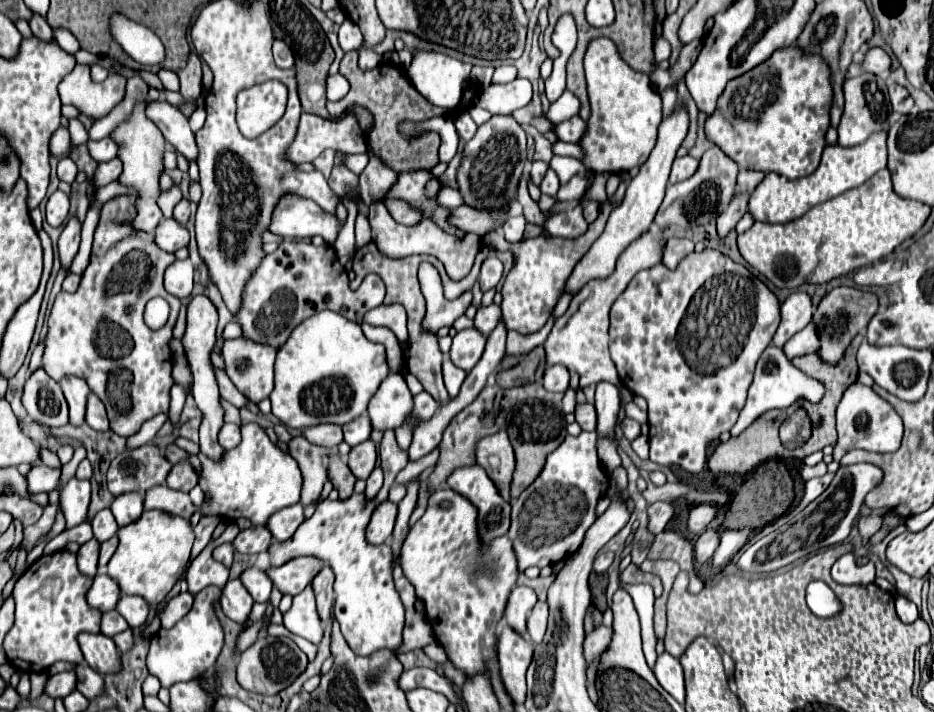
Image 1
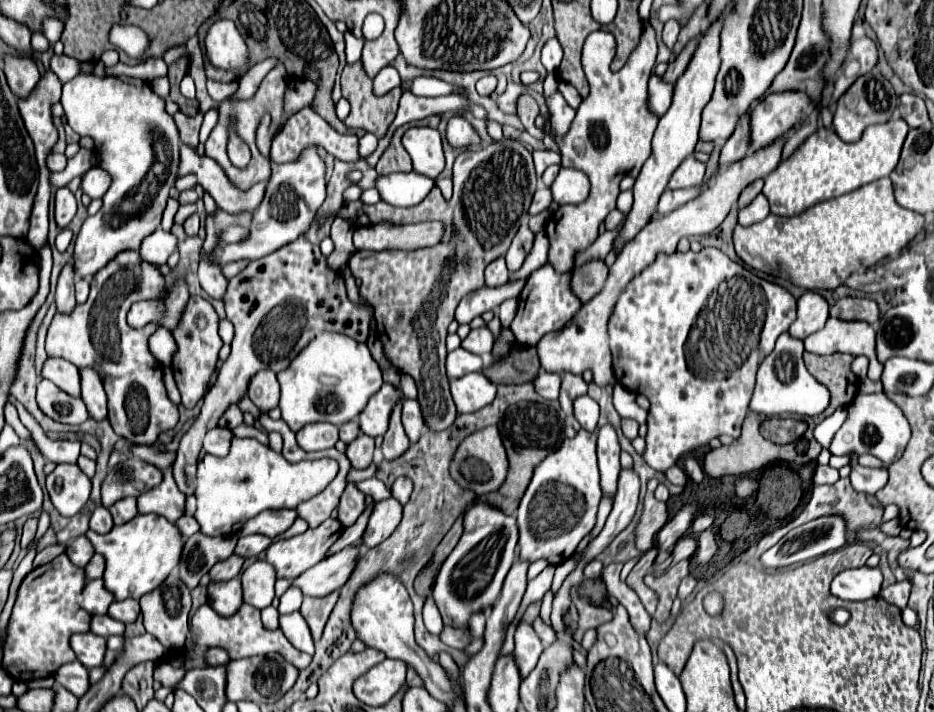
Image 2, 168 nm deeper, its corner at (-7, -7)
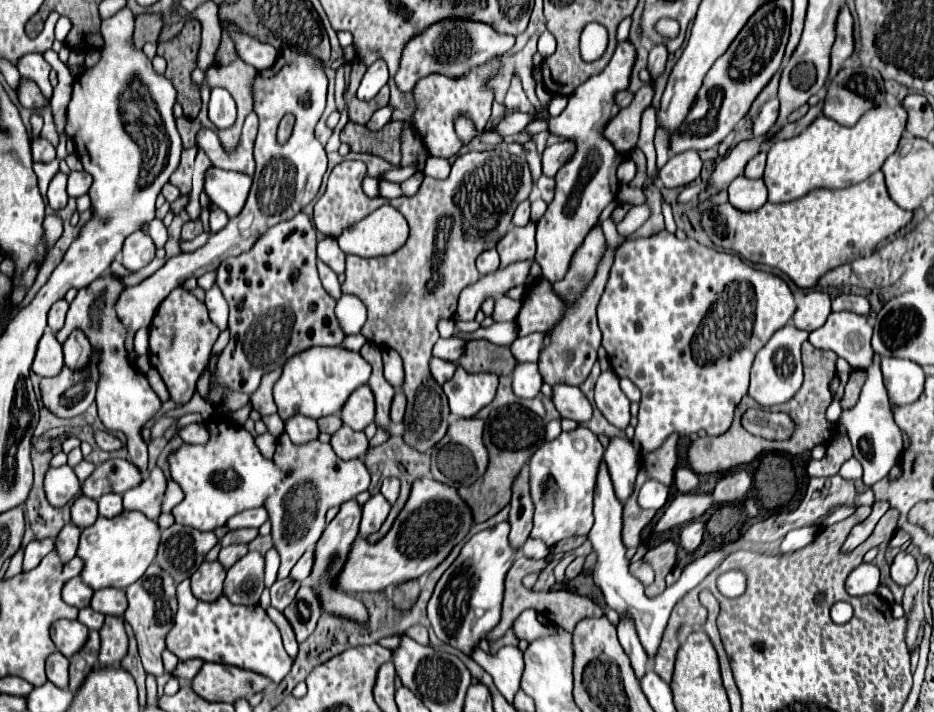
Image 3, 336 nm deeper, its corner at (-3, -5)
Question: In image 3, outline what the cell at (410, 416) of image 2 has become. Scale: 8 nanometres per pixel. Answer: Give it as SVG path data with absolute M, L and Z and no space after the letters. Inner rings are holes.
M395 391L395 397L391 401L391 419L393 423L401 423L403 421L403 411L405 411L405 399L403 399L403 393L401 391Z

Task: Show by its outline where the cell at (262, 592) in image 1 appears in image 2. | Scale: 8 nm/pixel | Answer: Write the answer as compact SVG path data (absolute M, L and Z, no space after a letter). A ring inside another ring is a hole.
M255 561L249 565L241 575L241 583L243 601L257 609L269 607L275 599L275 569L271 569L267 561Z

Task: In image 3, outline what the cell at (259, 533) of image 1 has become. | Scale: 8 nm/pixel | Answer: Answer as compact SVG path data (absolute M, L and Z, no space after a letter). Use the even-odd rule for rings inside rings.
M235 529L235 531L227 531L227 535L221 539L221 545L227 547L231 543L251 543L257 535L259 535L257 529Z

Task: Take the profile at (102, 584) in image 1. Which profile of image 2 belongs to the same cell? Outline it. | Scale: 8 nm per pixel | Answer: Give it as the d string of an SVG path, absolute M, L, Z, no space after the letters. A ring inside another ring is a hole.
M95 579L89 581L83 589L83 599L81 605L85 611L89 611L91 615L107 615L109 605L115 601L115 595L105 587L103 579Z

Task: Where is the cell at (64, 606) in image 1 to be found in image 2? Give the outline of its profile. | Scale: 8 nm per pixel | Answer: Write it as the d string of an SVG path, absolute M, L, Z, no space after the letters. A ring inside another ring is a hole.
M63 553L51 563L33 569L21 583L13 615L9 619L9 637L5 643L1 667L15 681L31 681L53 675L61 665L75 661L69 645L73 633L91 631L91 615L79 605L79 597L87 585L85 571L71 563Z

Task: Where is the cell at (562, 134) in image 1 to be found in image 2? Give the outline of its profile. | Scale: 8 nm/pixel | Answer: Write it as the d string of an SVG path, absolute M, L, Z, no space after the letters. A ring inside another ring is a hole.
M549 73L545 79L545 103L549 109L551 129L557 137L565 137L569 133L569 127L575 119L575 109L571 109L563 95L559 93L559 79L555 73Z

